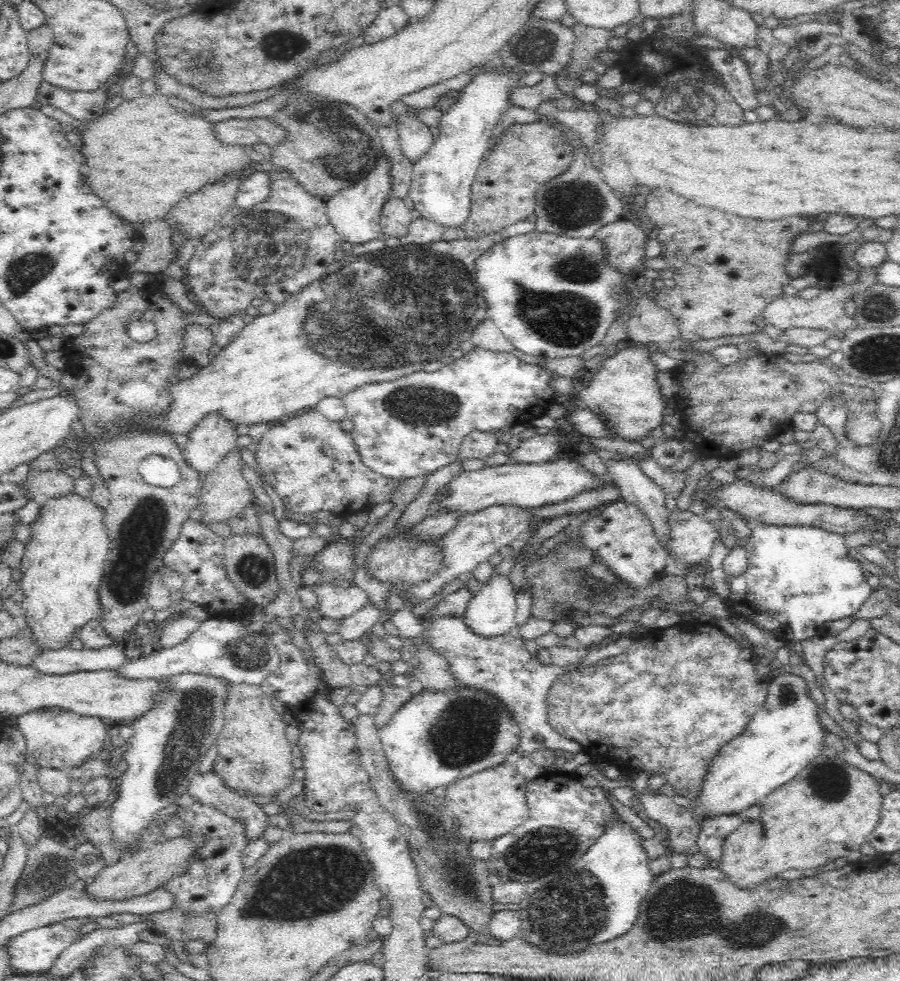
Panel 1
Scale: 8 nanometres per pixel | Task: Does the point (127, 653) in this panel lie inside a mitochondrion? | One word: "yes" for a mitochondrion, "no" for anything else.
no

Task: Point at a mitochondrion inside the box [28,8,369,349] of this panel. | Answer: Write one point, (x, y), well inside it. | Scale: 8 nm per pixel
(272, 249)

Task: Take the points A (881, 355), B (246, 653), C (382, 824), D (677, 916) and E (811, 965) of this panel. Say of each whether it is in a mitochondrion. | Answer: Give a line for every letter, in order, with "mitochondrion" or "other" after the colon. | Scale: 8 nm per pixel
A: mitochondrion
B: mitochondrion
C: other
D: mitochondrion
E: other

